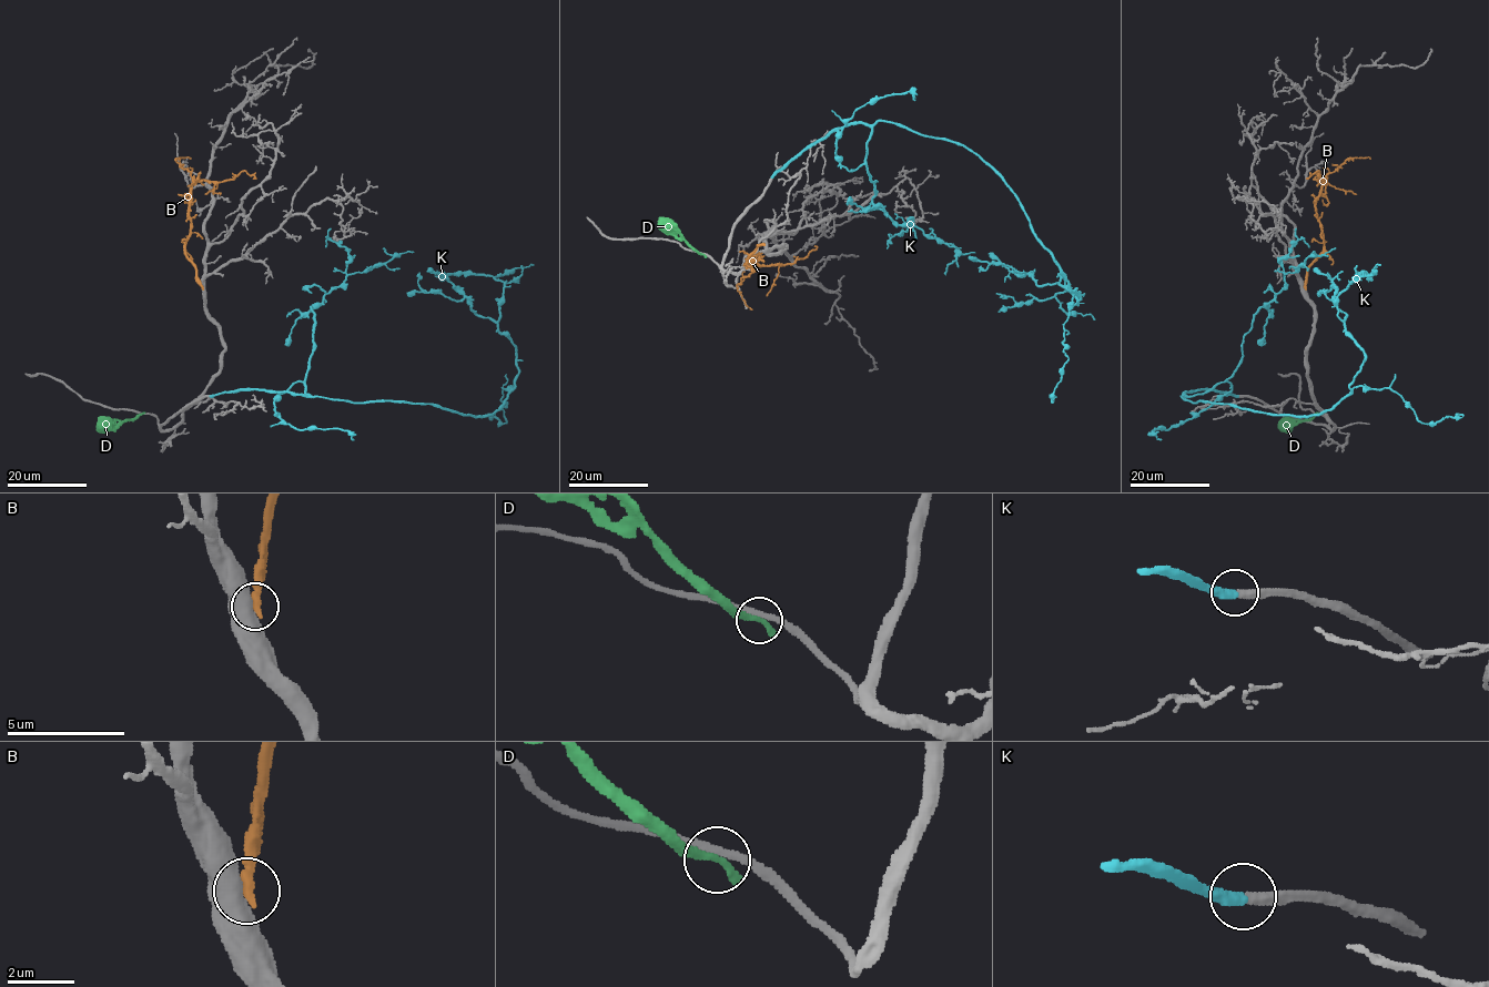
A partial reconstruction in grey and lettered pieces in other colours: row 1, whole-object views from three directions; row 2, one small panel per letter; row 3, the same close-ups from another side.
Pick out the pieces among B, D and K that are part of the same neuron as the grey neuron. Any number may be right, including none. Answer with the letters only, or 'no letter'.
K

